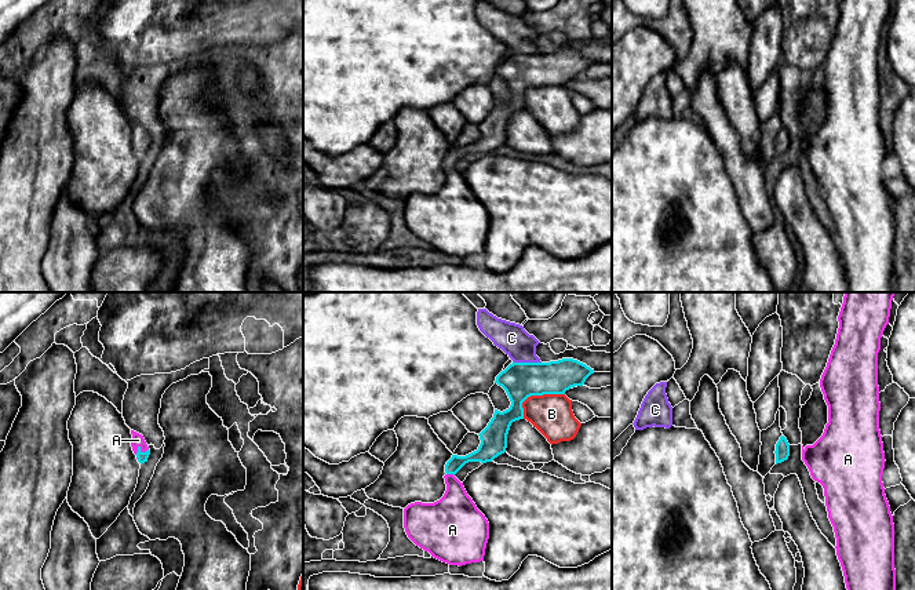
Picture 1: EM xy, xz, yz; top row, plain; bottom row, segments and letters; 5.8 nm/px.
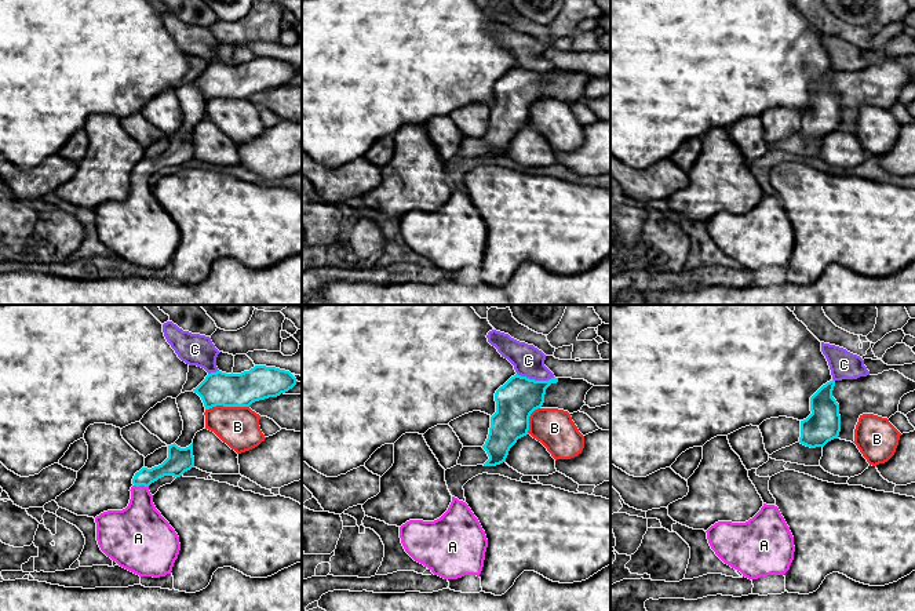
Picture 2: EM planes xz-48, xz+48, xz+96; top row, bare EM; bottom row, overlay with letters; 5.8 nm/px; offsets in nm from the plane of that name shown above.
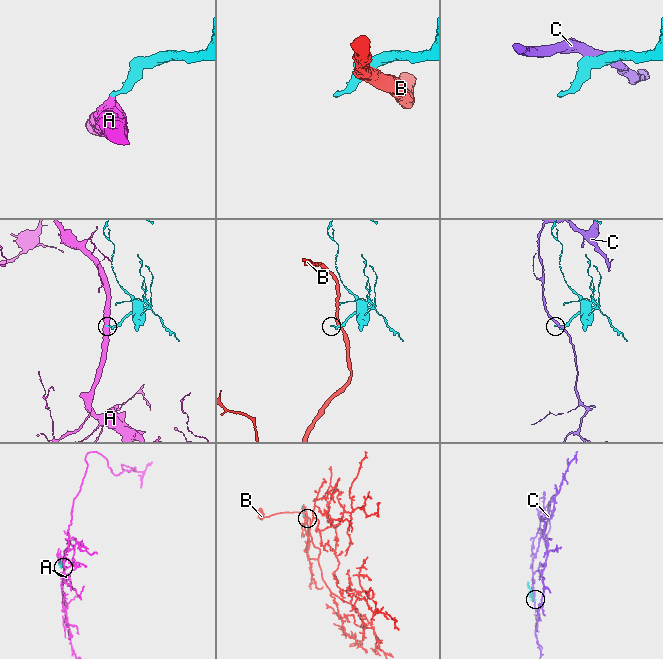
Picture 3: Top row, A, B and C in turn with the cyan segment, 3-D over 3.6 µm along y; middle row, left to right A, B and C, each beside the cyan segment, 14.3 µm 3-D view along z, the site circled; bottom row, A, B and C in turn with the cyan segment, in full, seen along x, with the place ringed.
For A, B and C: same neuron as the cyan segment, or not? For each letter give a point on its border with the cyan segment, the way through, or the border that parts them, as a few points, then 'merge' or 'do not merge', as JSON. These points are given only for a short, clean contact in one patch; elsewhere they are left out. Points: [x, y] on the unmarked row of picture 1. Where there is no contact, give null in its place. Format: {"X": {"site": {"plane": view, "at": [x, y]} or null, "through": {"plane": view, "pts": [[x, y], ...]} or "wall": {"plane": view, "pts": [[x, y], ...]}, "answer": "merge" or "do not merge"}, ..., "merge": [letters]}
{"A": {"site": {"plane": "xy", "at": [139, 142]}, "through": {"plane": "xy", "pts": [[142, 148], [139, 142], [138, 131]]}, "answer": "merge"}, "B": {"site": {"plane": "xz", "at": [535, 86]}, "wall": {"plane": "xz", "pts": [[564, 84], [531, 86], [522, 94], [522, 109]]}, "answer": "do not merge"}, "C": {"site": {"plane": "xz", "at": [527, 54]}, "wall": {"plane": "xz", "pts": [[513, 51], [540, 54]]}, "answer": "do not merge"}, "merge": ["A"]}

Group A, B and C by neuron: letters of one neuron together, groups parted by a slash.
A / B / C

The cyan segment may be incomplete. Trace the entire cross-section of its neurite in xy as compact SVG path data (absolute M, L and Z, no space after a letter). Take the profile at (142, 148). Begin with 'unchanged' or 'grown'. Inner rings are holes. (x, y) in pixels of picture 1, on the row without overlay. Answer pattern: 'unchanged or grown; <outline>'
grown; M131 121L131 125L132 125L132 134L131 134L132 142L136 146L138 153L142 156L142 154L147 153L150 141L142 125L139 125L134 121Z

